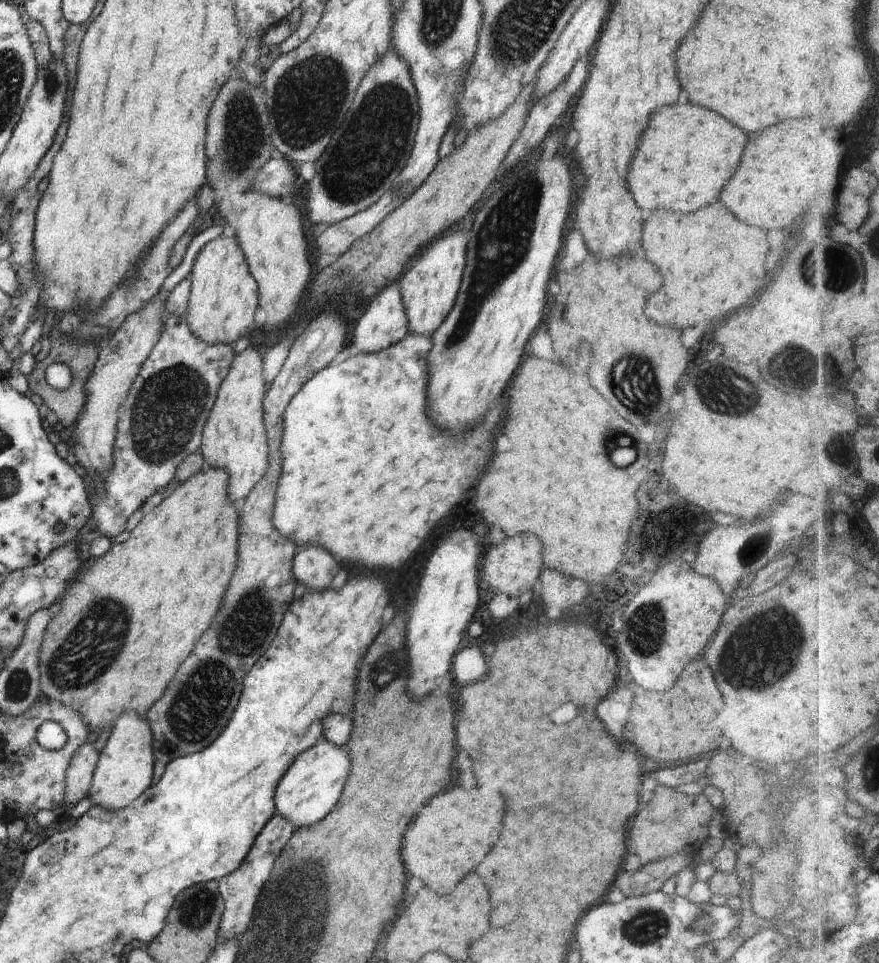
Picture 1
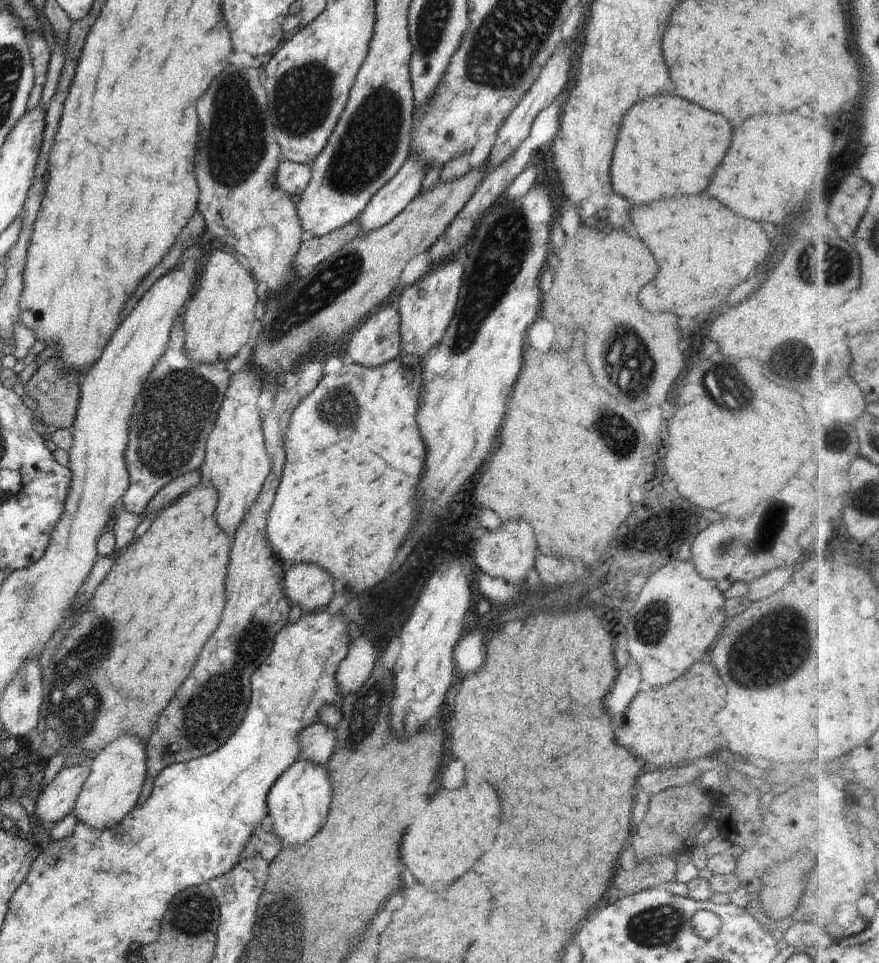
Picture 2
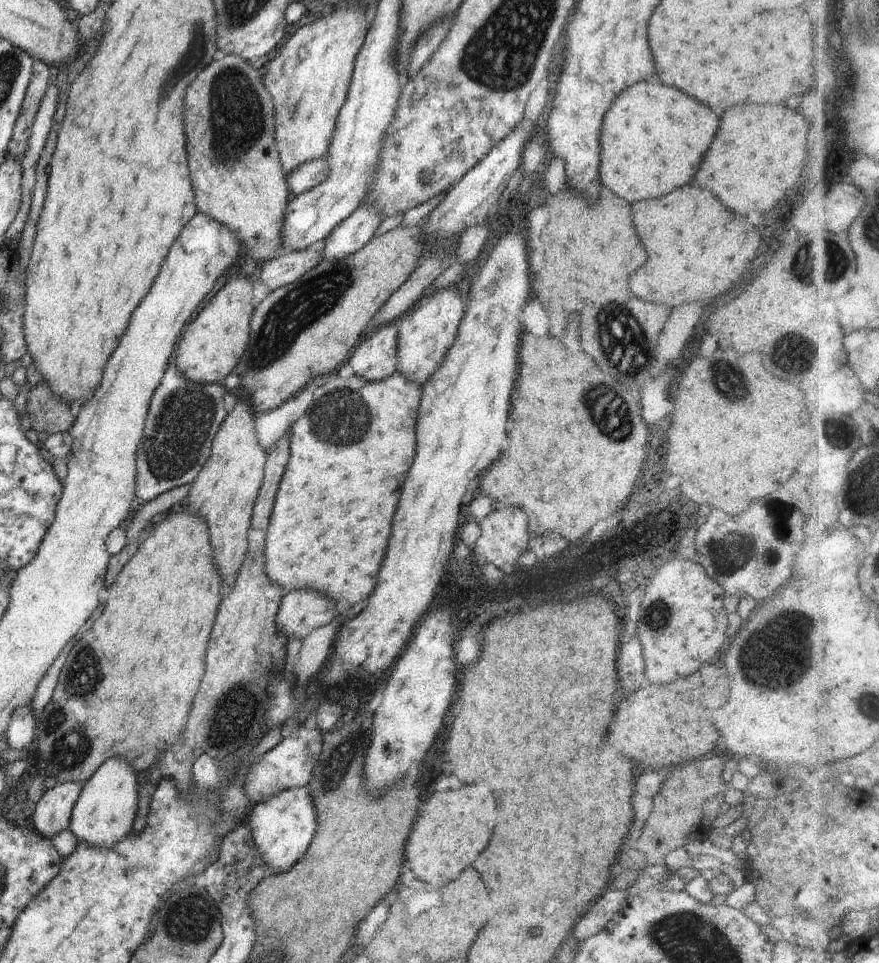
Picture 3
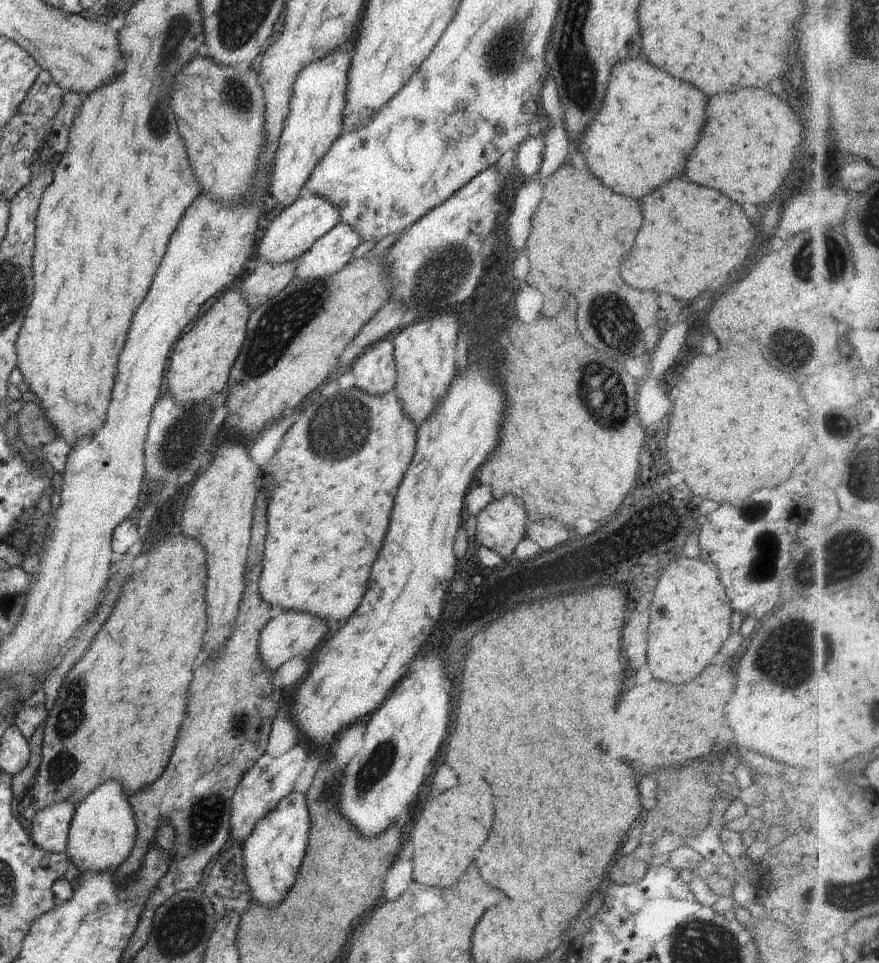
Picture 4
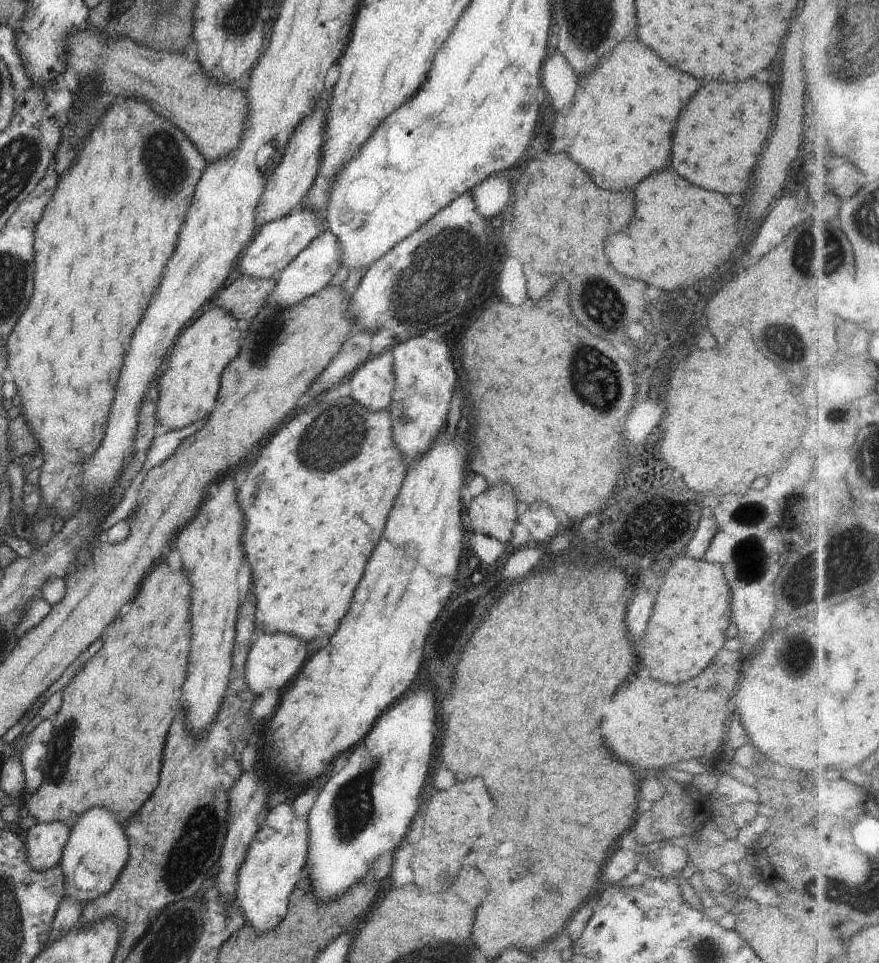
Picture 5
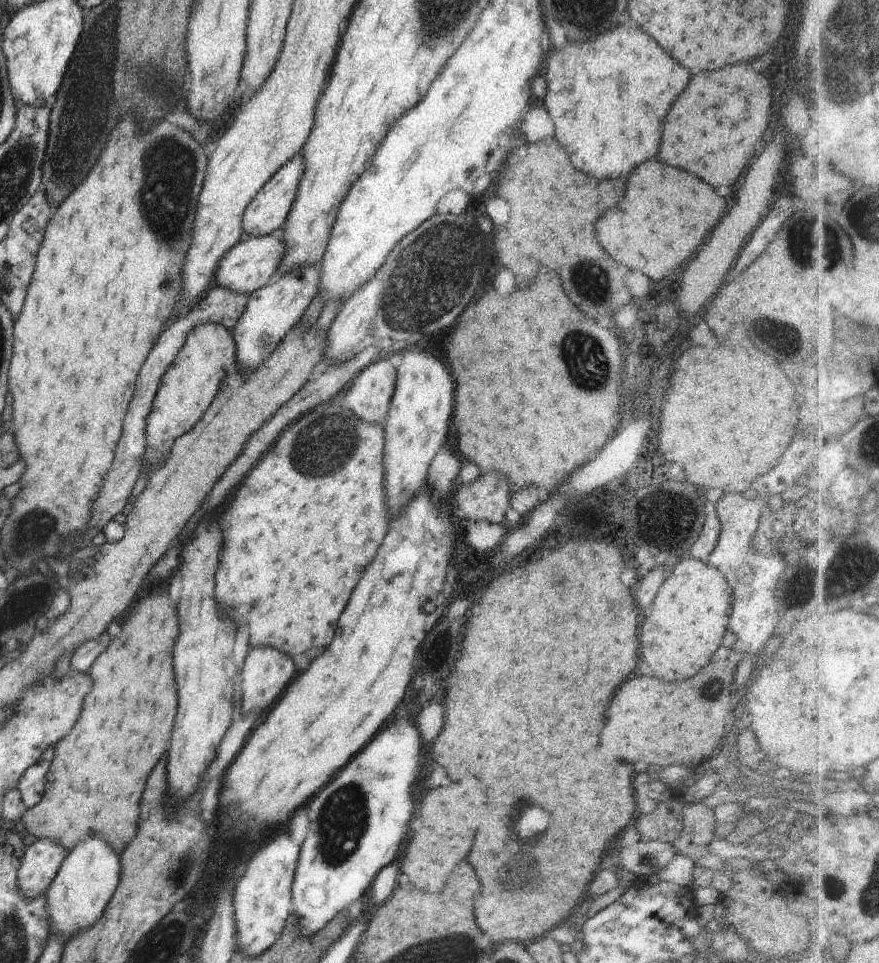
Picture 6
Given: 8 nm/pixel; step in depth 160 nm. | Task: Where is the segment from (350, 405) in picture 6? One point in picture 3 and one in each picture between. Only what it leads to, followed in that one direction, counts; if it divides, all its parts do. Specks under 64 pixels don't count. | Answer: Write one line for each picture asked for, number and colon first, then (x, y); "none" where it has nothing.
3: (375, 357)
4: (375, 372)
5: (372, 383)

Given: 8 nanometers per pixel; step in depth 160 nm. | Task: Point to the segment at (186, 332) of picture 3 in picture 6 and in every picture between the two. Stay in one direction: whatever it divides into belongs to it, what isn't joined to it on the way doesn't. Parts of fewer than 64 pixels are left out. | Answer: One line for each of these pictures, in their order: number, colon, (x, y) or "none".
4: (200, 364)
5: (188, 388)
6: (188, 388)

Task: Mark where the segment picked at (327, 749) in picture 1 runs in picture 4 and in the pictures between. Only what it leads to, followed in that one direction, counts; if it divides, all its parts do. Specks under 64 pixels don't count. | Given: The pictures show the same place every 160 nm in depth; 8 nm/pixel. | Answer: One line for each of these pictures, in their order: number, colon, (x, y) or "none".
2: (297, 804)
3: (282, 827)
4: (273, 852)

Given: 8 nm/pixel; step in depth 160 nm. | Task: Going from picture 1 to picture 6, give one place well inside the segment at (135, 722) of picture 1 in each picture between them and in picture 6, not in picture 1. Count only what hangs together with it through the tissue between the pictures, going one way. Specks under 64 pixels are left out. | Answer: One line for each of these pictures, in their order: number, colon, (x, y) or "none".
2: (117, 775)
3: (104, 813)
4: (102, 834)
5: (97, 841)
6: (87, 879)

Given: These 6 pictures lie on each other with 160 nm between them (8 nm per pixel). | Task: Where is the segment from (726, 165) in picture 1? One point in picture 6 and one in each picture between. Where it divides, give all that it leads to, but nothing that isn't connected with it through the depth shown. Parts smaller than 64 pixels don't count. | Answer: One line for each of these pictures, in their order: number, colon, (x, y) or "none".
2: (667, 147)
3: (654, 136)
4: (640, 138)
5: (625, 110)
6: (607, 96)

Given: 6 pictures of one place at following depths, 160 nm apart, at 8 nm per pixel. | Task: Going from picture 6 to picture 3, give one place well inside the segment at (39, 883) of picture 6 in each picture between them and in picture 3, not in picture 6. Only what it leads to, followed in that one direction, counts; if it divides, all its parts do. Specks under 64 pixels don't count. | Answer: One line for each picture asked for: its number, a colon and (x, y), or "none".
3: (52, 814)
4: (50, 827)
5: (44, 843)

